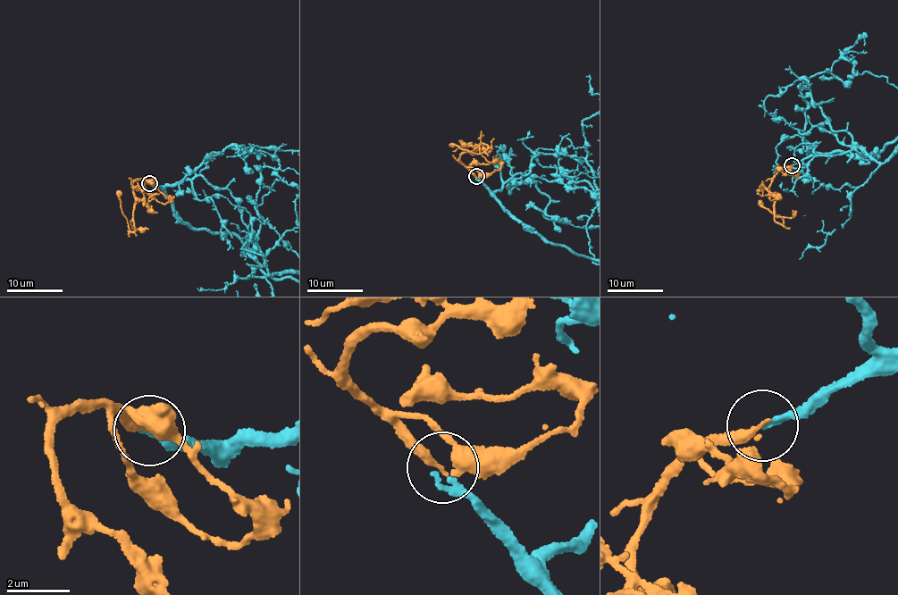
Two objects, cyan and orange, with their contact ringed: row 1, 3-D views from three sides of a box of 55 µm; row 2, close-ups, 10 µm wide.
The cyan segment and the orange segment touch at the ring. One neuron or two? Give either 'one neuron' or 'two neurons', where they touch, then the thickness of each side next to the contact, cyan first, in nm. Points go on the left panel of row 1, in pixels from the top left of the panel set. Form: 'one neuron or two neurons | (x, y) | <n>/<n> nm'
one neuron | (149, 183) | 160/240 nm

